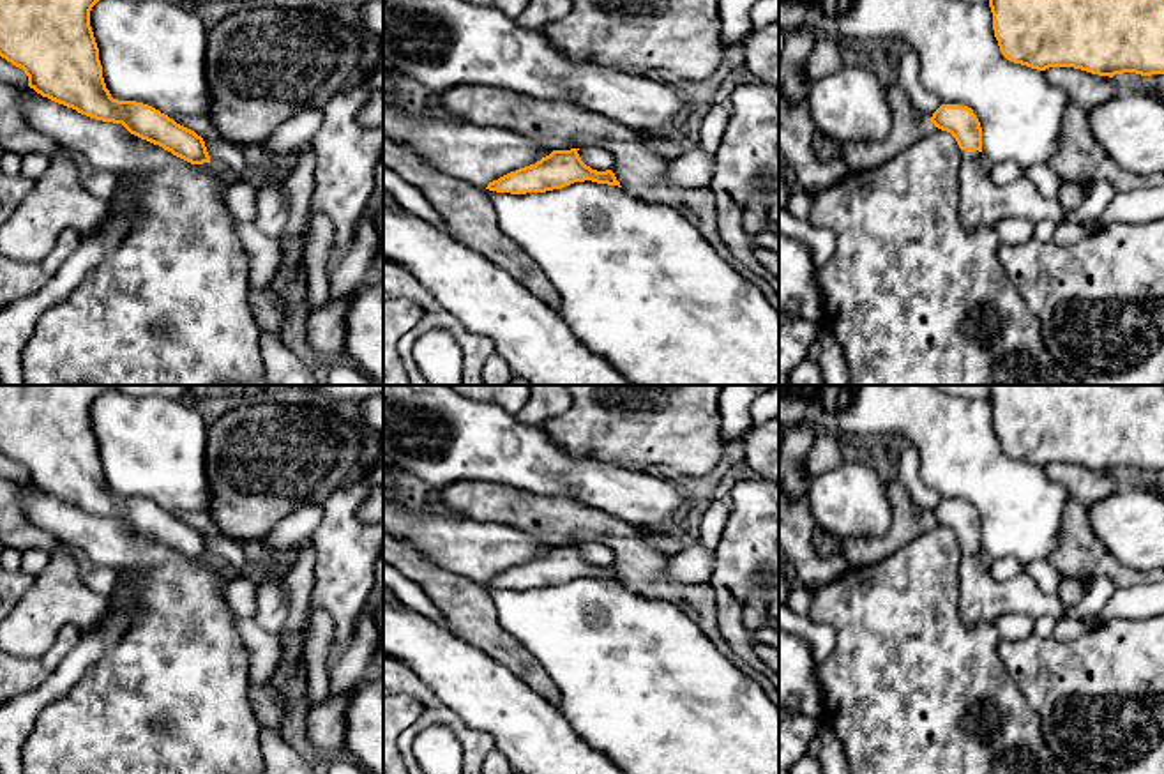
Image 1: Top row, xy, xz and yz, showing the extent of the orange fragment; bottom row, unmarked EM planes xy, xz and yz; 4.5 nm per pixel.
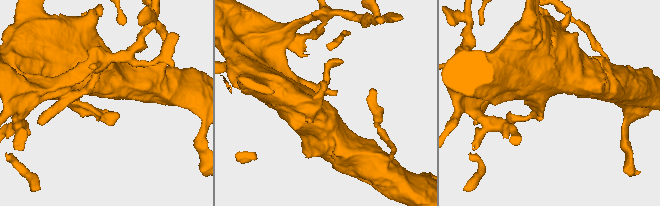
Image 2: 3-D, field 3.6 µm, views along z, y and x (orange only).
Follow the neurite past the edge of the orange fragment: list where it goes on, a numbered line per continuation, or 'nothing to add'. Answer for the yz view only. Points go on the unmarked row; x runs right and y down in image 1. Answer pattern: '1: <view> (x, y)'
1: yz (981, 598)

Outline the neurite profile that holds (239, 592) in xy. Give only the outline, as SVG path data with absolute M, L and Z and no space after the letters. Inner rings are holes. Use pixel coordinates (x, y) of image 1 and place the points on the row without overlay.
M230 573L223 590L224 601L240 618L254 618L256 615L256 583L244 576Z

